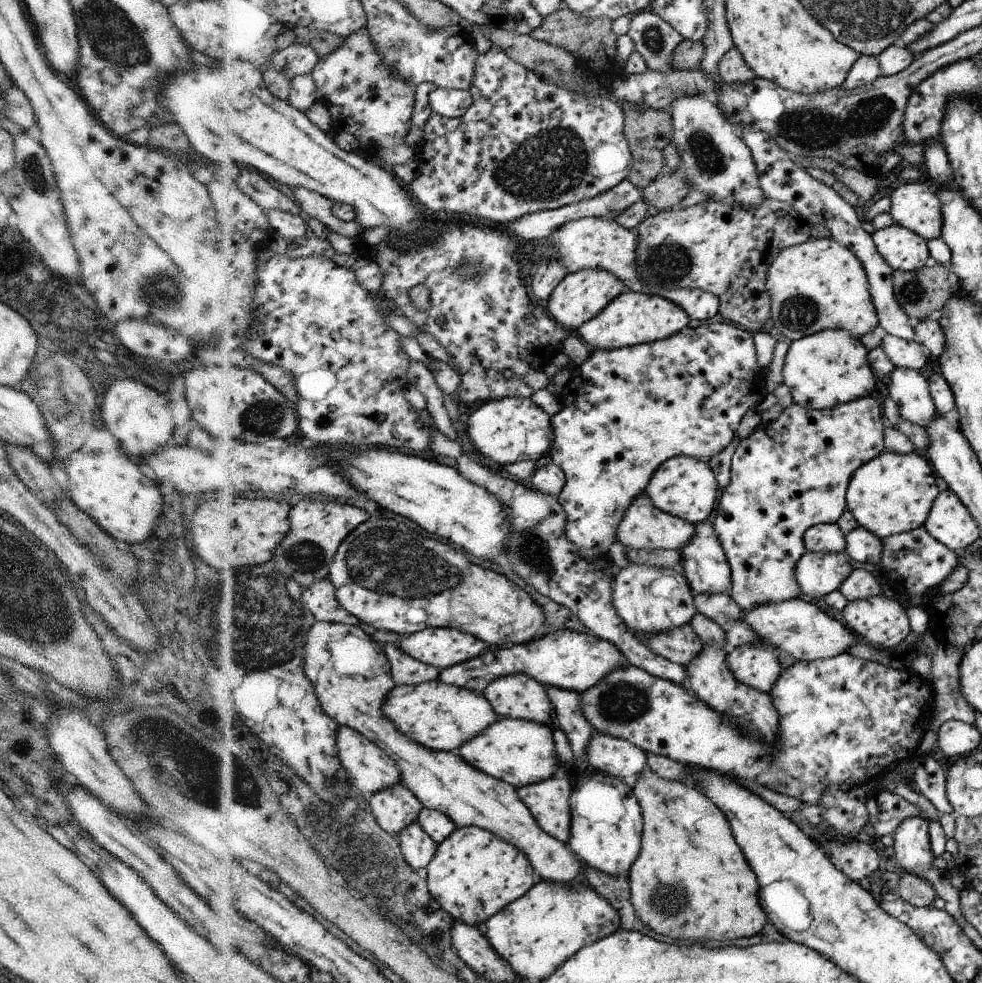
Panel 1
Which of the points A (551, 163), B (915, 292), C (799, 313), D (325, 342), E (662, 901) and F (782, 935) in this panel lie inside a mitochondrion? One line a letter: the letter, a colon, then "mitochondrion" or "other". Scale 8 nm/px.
A: mitochondrion
B: mitochondrion
C: mitochondrion
D: other
E: mitochondrion
F: other

